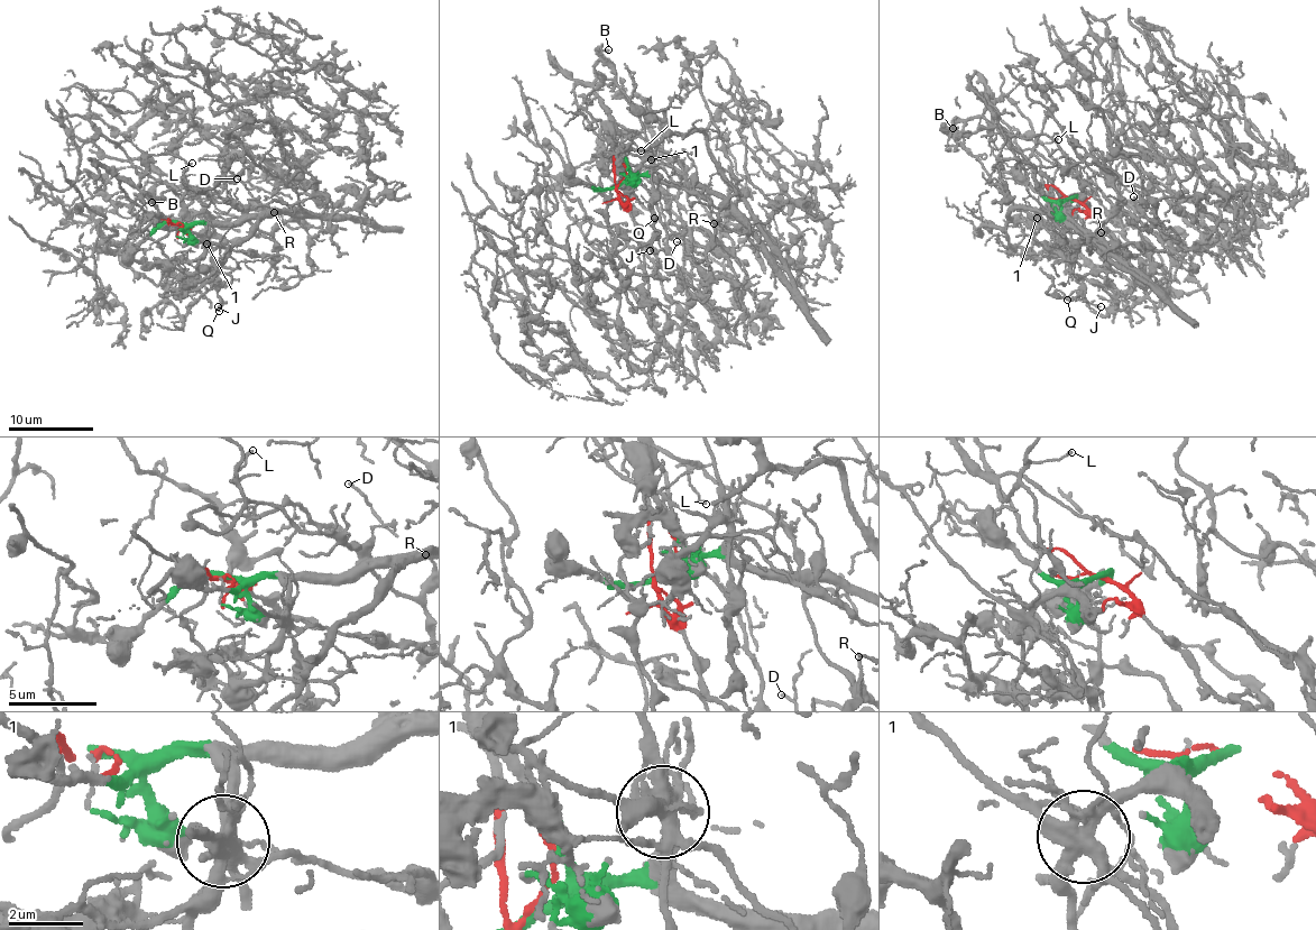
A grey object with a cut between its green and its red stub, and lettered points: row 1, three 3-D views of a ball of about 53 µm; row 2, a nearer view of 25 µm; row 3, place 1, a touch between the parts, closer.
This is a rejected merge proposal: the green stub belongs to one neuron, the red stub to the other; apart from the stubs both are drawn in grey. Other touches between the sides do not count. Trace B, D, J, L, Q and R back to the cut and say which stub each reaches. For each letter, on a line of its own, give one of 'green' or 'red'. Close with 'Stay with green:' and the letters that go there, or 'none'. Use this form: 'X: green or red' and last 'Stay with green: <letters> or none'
B: red
D: red
J: red
L: red
Q: red
R: red
Stay with green: none

